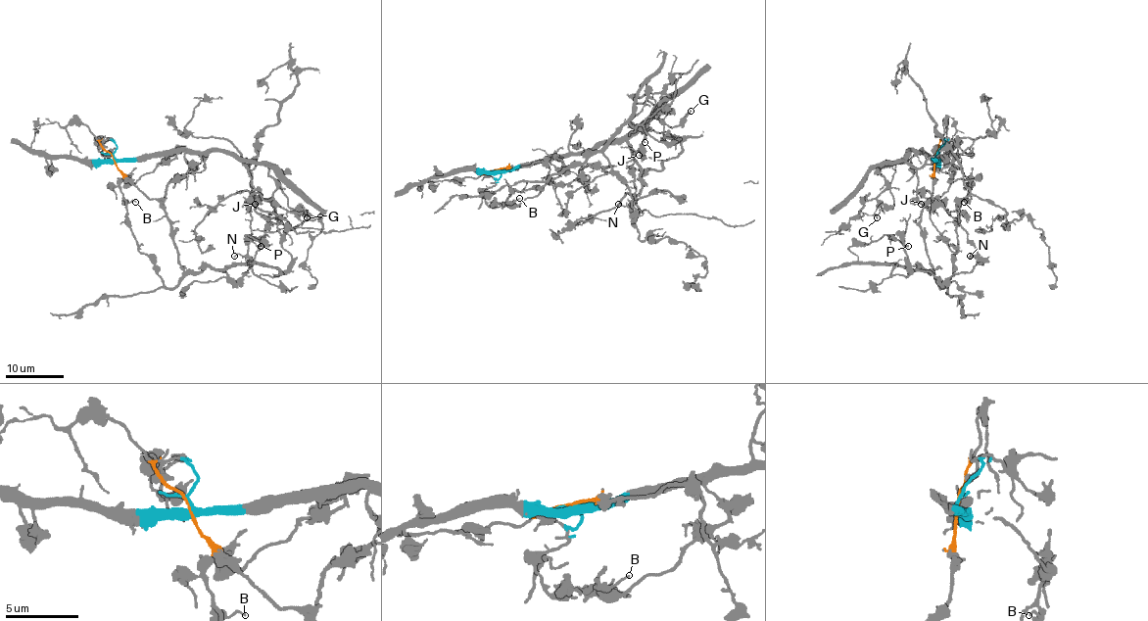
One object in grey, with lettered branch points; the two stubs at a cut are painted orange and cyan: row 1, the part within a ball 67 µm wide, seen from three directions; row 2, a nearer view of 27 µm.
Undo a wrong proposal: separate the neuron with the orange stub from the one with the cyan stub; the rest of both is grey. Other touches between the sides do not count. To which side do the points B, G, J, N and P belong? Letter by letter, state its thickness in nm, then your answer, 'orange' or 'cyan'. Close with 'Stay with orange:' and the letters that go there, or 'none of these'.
B: calibre 140 nm; orange
G: calibre 140 nm; cyan
J: calibre 220 nm; cyan
N: calibre 160 nm; orange
P: calibre 160 nm; orange
Stay with orange: B, N, P

